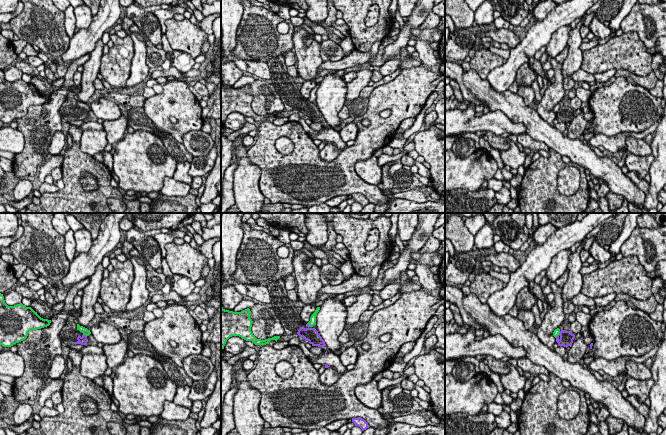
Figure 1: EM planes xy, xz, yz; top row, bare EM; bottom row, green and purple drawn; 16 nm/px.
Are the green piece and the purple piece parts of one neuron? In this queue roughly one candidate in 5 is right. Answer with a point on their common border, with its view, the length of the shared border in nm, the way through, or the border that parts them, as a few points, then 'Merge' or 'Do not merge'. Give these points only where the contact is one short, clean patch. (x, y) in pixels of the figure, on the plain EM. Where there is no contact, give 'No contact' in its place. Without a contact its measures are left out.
Touches green at xy (85, 110). Shared border 80 nm. Boundary: xy (83, 109), (86, 112). Do not merge

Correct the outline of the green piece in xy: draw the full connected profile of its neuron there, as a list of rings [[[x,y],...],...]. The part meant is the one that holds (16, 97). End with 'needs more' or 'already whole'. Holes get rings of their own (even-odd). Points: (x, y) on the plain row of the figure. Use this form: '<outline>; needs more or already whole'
[[[0,69],[0,121],[11,123],[25,116],[30,106],[49,102],[51,96],[41,94],[22,79],[8,82]]]; already whole

